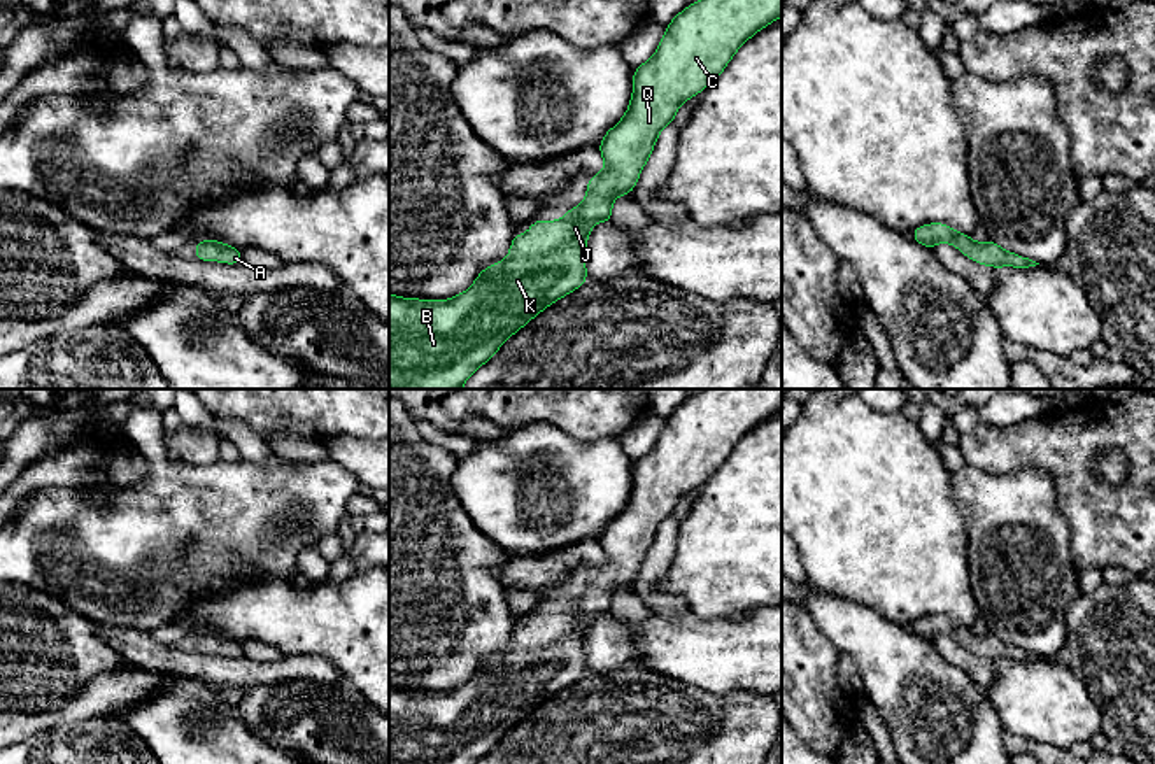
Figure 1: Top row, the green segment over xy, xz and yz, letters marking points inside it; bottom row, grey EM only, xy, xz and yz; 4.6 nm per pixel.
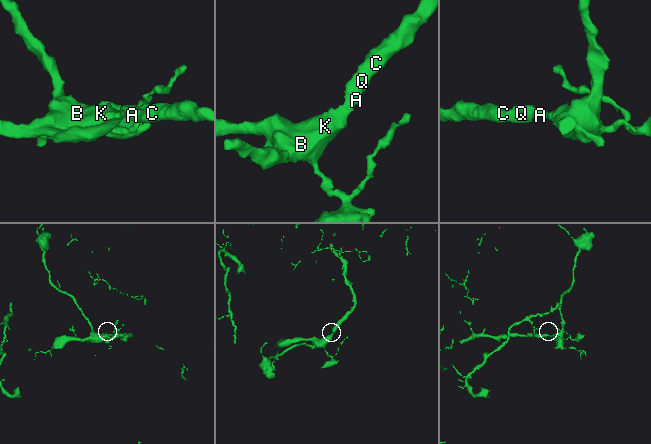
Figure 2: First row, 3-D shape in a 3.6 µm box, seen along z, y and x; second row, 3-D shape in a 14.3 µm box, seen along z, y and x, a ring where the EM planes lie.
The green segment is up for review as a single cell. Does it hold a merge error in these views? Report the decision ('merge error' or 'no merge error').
no merge error

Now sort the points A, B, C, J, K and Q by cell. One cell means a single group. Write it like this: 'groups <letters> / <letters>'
groups A B C J K Q

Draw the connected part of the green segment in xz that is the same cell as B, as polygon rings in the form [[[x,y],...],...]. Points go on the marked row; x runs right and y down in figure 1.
[[[699,0],[678,12],[654,56],[634,68],[631,103],[598,145],[605,170],[587,177],[587,195],[578,207],[554,223],[535,219],[526,235],[514,235],[505,261],[480,270],[471,287],[454,298],[433,301],[389,293],[389,389],[461,389],[514,333],[584,286],[589,279],[584,252],[592,224],[612,223],[613,200],[633,193],[661,130],[673,124],[684,102],[724,72],[750,37],[780,16],[782,0]]]

